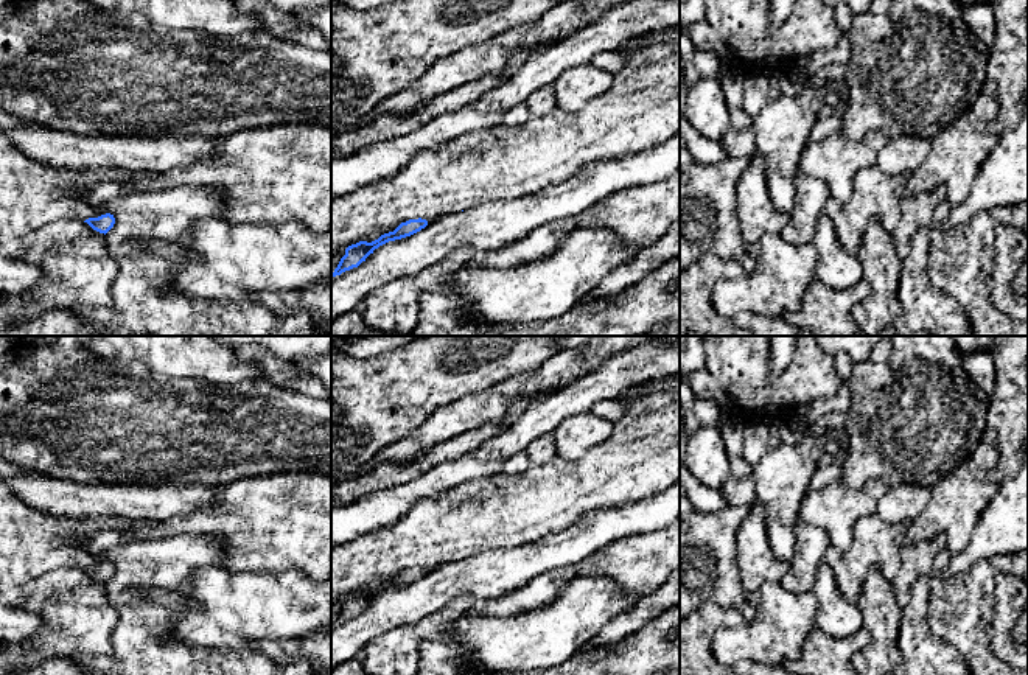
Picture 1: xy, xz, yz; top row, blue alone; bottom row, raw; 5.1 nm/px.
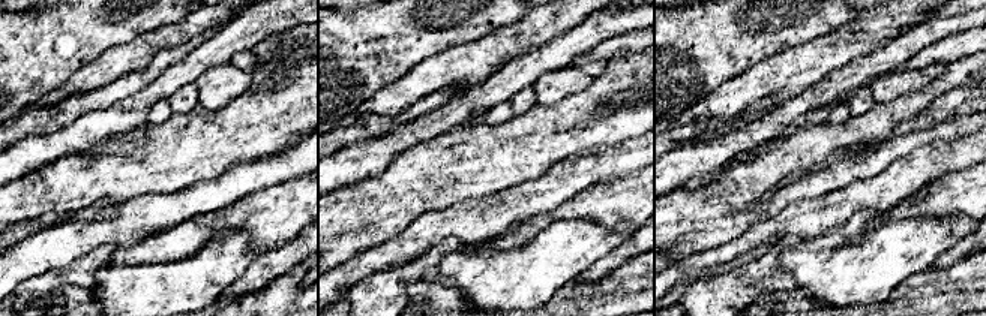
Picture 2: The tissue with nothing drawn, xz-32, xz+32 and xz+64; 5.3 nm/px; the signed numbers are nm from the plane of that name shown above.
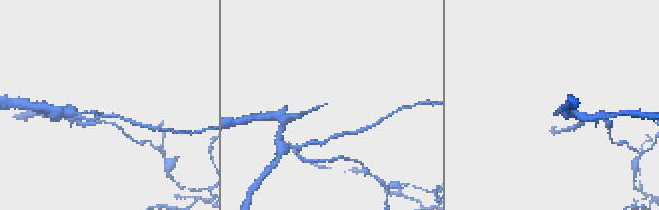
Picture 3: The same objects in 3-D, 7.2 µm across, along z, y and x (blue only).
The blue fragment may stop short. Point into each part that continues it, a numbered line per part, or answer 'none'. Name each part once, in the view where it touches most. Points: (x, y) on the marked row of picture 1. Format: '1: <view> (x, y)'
1: xz (641, 108)

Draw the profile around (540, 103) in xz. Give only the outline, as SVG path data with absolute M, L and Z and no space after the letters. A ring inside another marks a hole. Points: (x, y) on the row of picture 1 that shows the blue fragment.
M547 86L538 92L535 92L526 104L529 106L532 117L543 117L557 107L555 90L552 86Z

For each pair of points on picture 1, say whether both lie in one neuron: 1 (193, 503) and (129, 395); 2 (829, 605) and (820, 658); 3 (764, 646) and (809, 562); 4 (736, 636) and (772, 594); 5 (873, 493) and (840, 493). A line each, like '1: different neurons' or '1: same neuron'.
1: different neurons
2: different neurons
3: different neurons
4: same neuron
5: same neuron

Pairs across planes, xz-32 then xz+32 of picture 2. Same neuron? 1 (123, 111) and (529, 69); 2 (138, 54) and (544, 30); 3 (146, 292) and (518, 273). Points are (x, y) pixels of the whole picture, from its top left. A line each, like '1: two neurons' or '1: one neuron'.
1: one neuron
2: one neuron
3: one neuron

